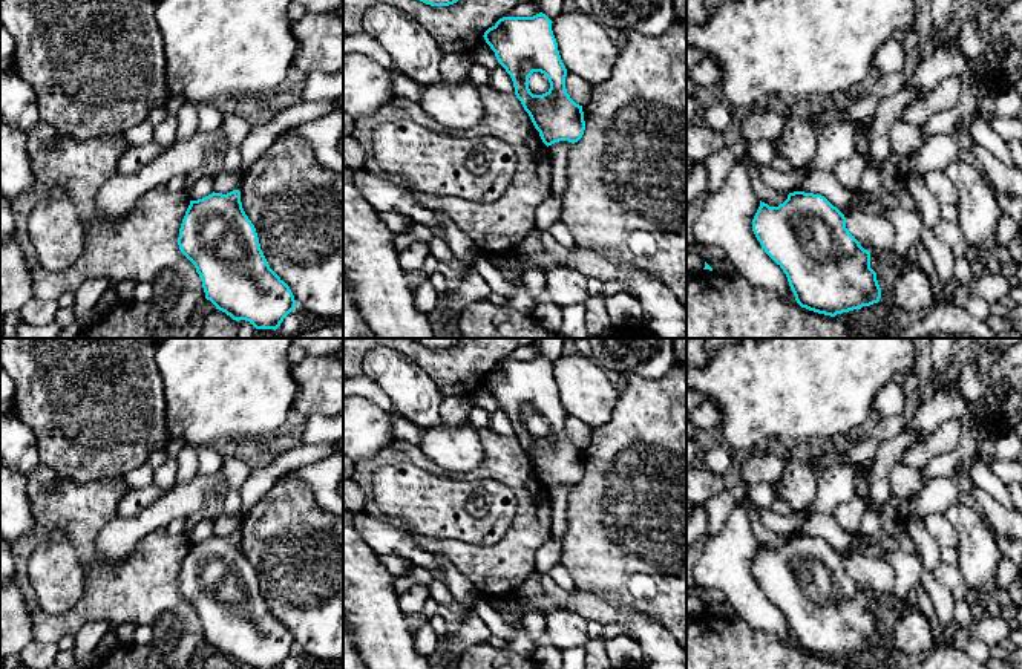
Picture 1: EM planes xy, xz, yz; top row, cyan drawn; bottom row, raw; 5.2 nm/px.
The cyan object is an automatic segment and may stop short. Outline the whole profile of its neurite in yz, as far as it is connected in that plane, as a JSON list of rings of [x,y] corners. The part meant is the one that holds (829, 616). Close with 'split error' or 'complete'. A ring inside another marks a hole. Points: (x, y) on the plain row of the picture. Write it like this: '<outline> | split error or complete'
[[[794,534],[778,550],[760,543],[752,574],[765,596],[786,617],[801,651],[835,660],[880,645],[881,631],[870,611],[870,594],[849,576],[844,557],[824,539]]] | complete

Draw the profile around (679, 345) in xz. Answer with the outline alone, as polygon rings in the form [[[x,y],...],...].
[[[671,338],[676,363],[686,372],[686,338]]]

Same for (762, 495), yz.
[[[763,482],[755,485],[748,485],[745,491],[745,498],[762,508],[769,508],[771,504],[778,498],[775,485],[777,482],[775,484]]]

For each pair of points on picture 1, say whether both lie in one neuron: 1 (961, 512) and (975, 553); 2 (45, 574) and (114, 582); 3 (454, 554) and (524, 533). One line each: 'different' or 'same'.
1: same
2: different
3: same

